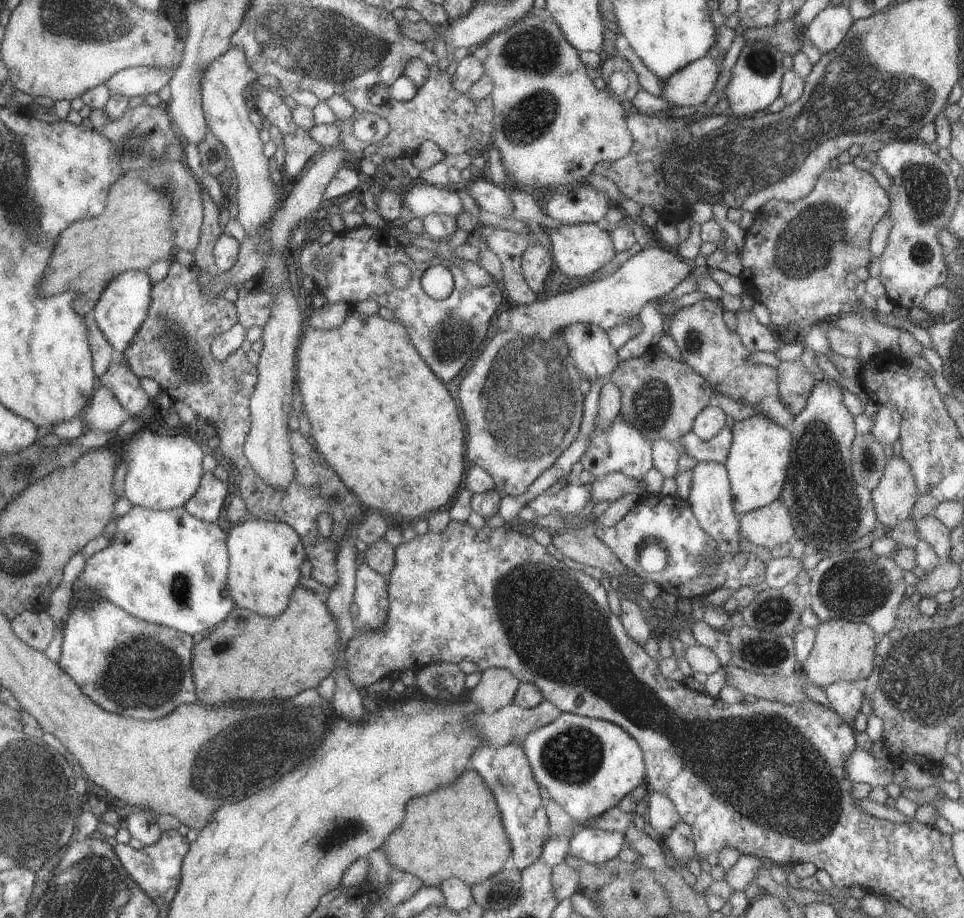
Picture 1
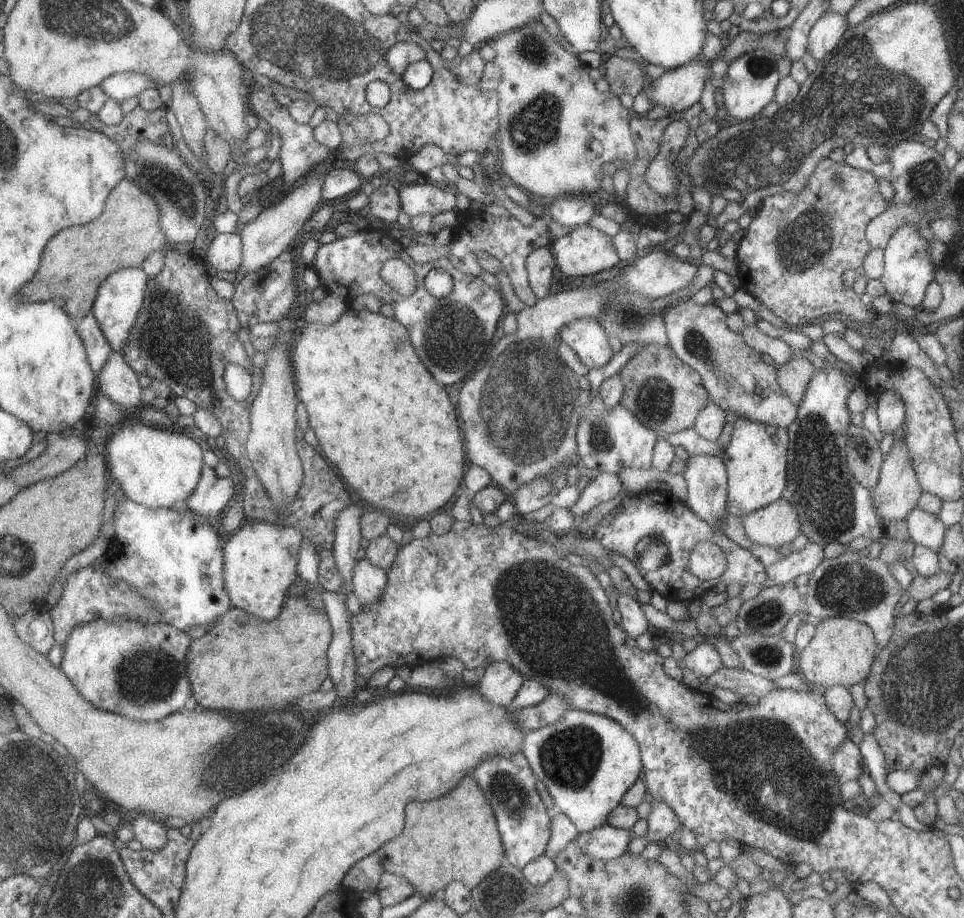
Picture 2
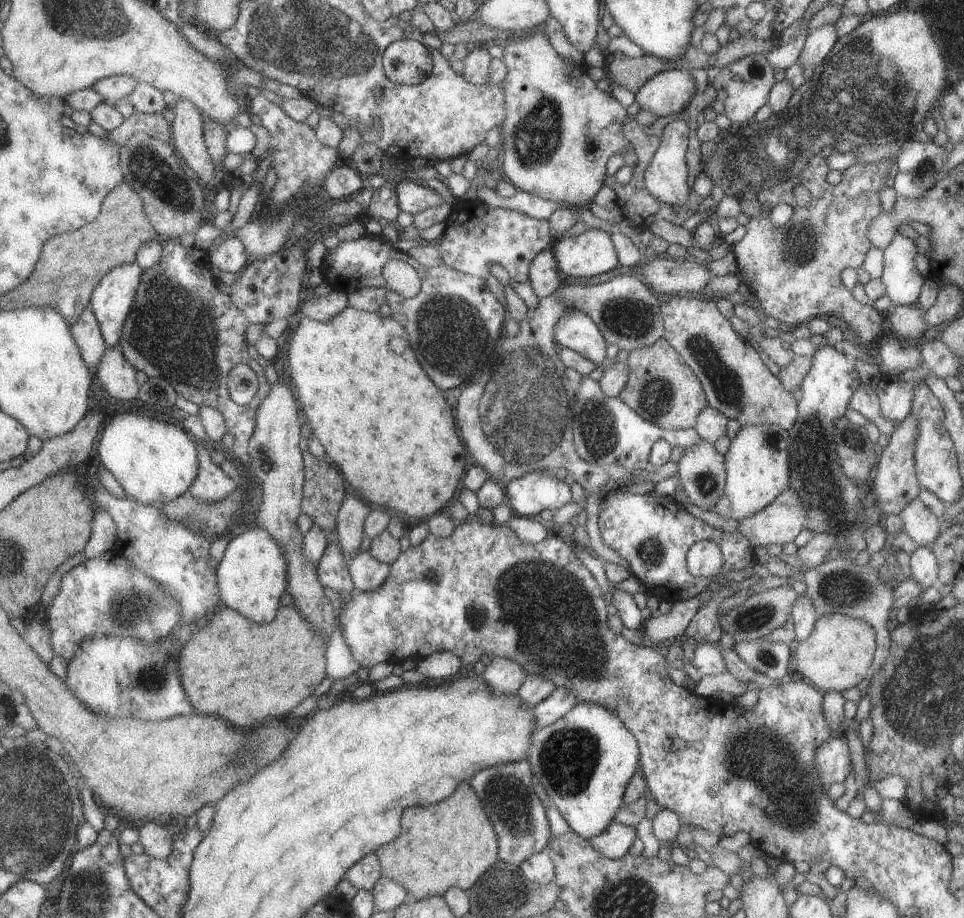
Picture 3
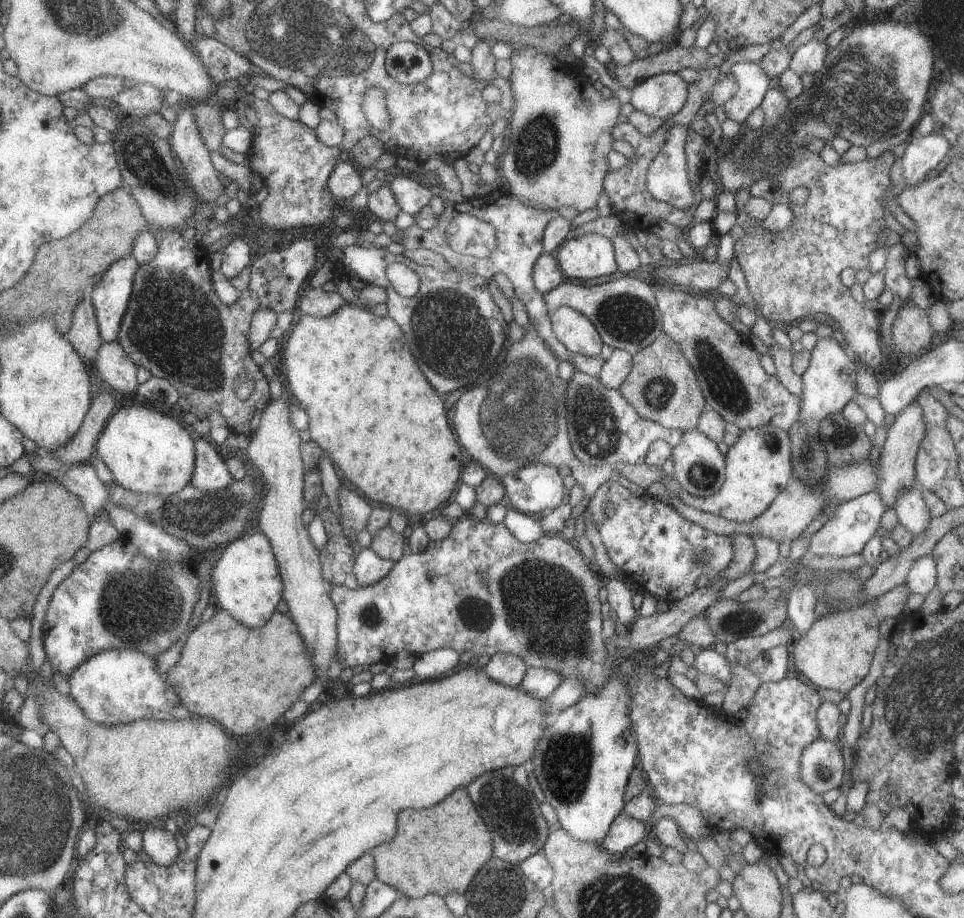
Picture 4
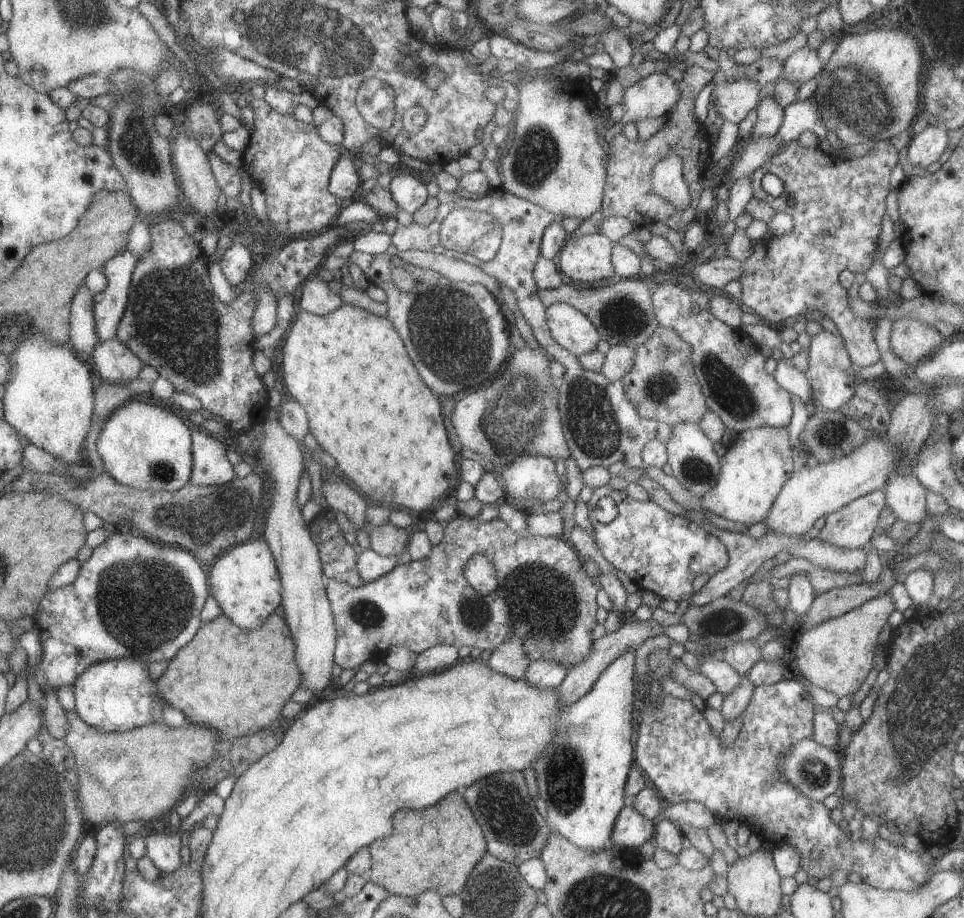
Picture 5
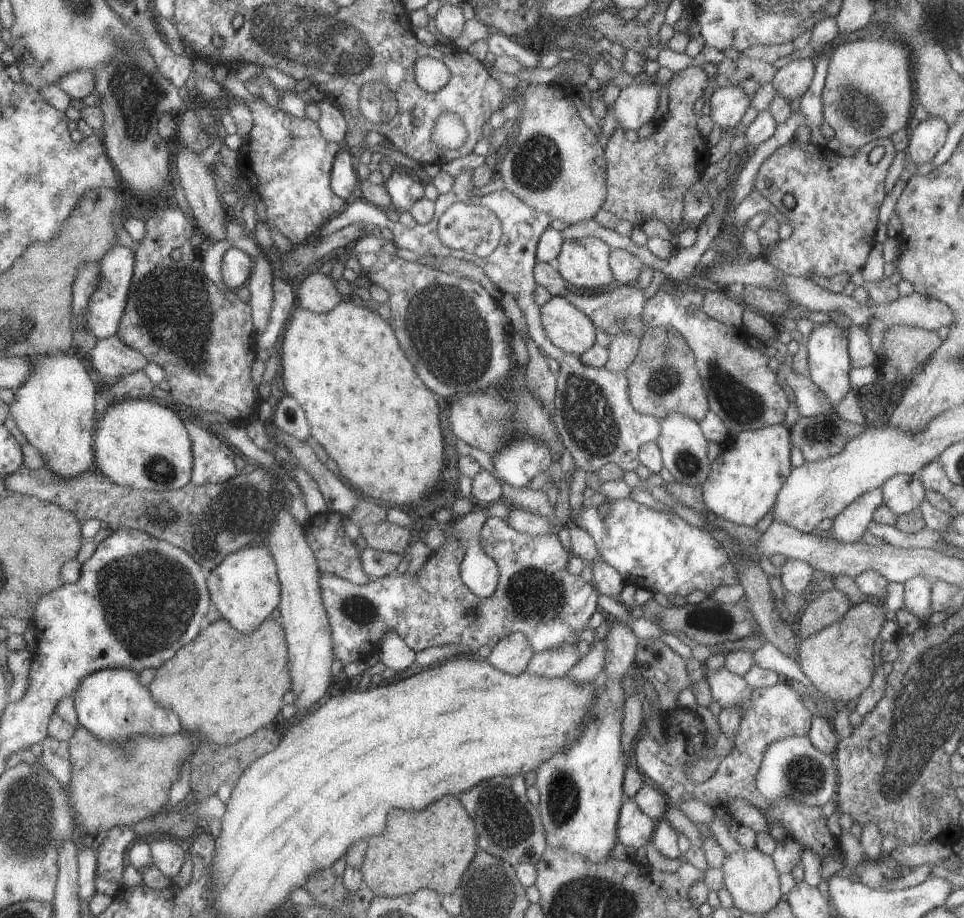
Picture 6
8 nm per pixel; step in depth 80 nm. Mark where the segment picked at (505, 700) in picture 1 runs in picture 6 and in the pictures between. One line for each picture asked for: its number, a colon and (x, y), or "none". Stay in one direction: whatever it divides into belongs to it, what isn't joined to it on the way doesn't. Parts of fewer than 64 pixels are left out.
2: (499, 684)
3: (502, 676)
4: (506, 668)
5: (509, 658)
6: (511, 654)

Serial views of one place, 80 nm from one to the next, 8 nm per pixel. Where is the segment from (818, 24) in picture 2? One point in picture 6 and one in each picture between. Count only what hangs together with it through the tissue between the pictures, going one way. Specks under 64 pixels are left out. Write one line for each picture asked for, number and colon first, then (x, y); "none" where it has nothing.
3: (820, 41)
4: (807, 59)
5: (804, 63)
6: (791, 81)

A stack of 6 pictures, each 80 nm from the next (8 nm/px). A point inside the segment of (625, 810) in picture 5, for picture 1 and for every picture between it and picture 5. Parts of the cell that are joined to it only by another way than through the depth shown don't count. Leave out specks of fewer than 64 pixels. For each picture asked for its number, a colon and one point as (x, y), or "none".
1: (596, 846)
2: (606, 842)
3: (614, 842)
4: (623, 832)

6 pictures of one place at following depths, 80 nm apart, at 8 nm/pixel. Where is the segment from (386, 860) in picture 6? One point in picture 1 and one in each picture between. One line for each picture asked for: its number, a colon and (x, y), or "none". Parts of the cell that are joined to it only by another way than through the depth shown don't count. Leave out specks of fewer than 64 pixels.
1: (455, 831)
2: (454, 838)
3: (451, 843)
4: (437, 850)
5: (423, 853)

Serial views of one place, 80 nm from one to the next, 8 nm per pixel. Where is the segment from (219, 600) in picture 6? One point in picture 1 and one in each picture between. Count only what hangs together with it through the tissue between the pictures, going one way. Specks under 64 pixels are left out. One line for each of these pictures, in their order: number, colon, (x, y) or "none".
1: (264, 556)
2: (260, 560)
3: (252, 576)
4: (245, 580)
5: (244, 582)

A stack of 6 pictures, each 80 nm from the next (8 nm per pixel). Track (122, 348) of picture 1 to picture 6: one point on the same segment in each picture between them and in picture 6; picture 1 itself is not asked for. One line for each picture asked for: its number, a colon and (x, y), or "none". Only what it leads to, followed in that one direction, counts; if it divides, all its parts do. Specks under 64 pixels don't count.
2: (121, 298)
3: (113, 301)
4: (112, 298)
5: (111, 304)
6: (105, 311)

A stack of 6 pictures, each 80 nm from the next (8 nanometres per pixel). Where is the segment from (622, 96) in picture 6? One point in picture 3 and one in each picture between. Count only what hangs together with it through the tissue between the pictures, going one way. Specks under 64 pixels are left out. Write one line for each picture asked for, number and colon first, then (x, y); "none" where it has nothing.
3: (667, 92)
4: (661, 96)
5: (652, 96)

